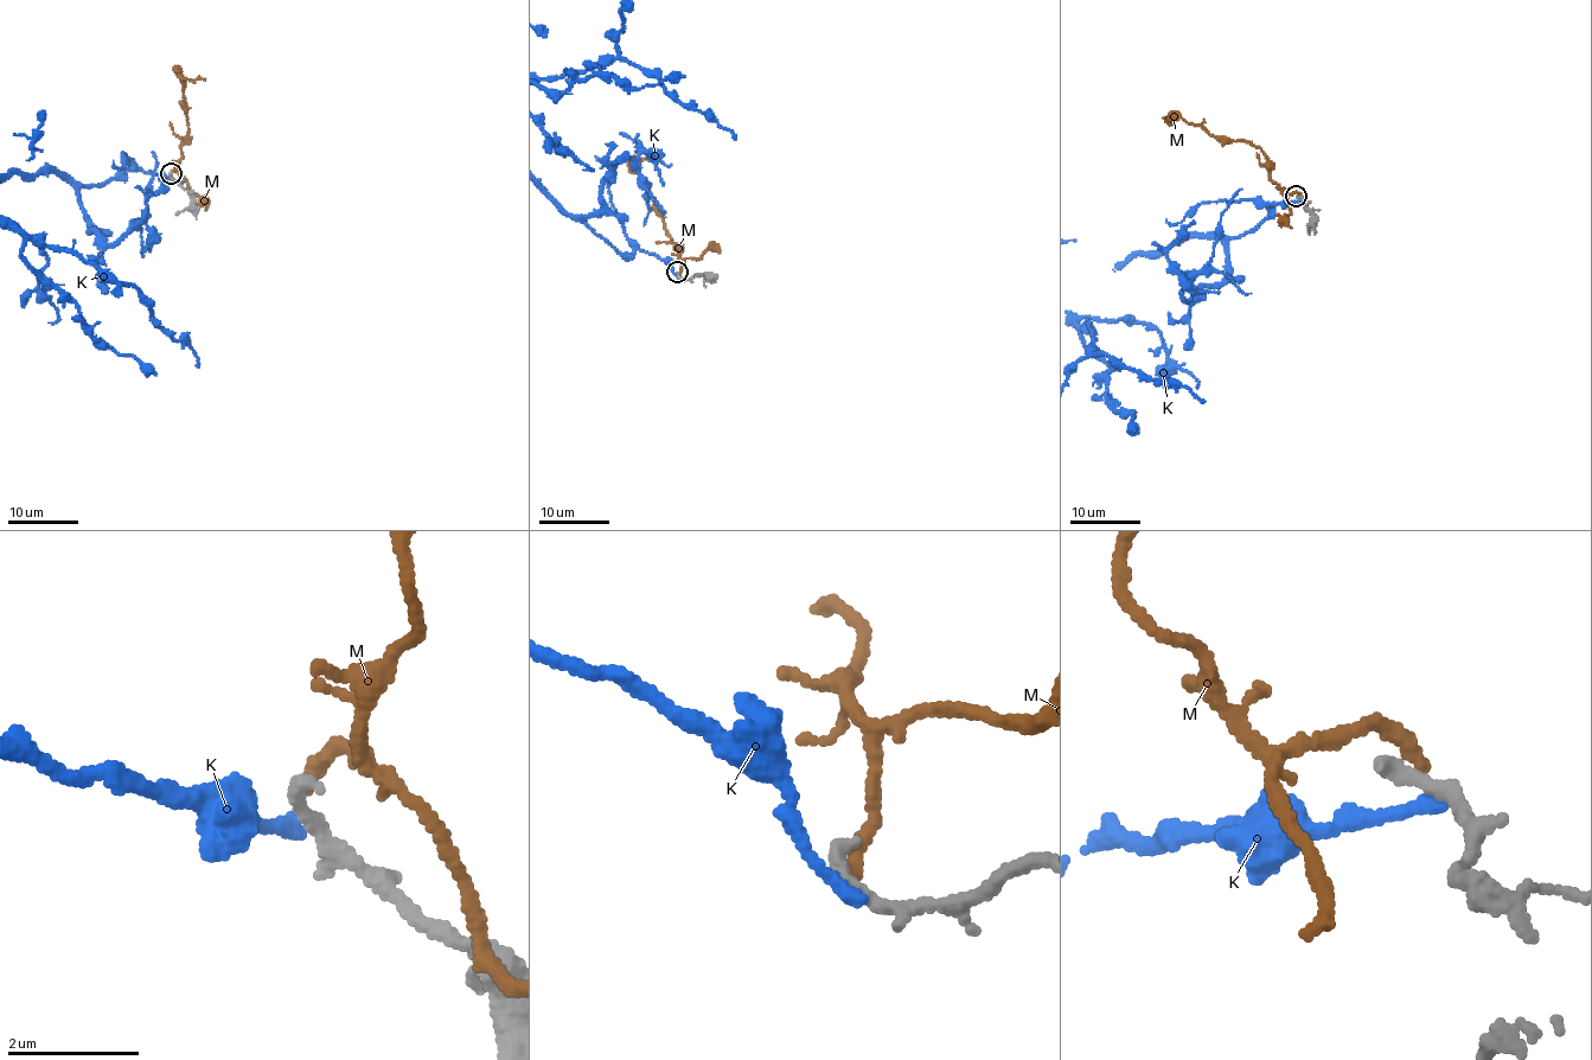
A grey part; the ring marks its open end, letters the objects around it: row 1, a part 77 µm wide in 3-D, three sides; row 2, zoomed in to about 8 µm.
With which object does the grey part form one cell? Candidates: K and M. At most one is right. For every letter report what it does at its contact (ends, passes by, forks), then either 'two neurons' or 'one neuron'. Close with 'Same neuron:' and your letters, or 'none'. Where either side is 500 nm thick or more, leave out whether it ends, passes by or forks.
K: it ends | two neurons
M: it ends | two neurons
Same neuron: none

